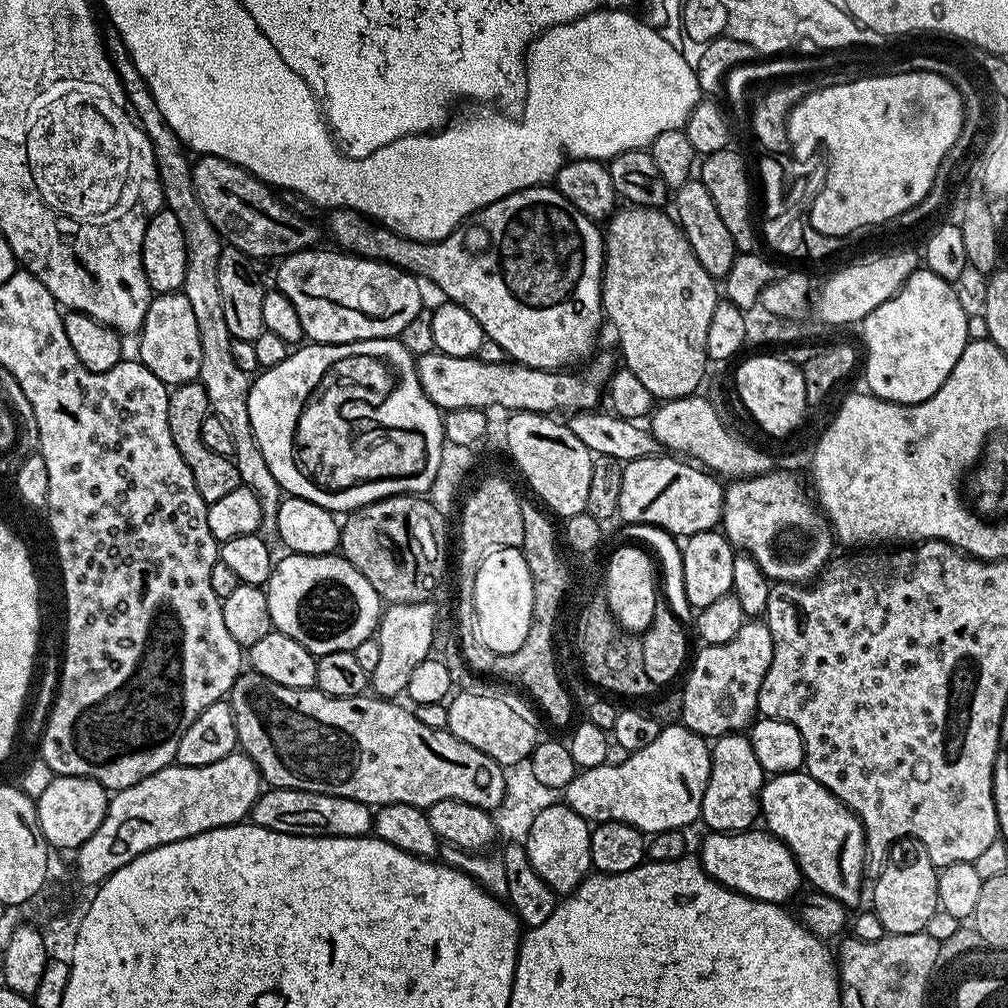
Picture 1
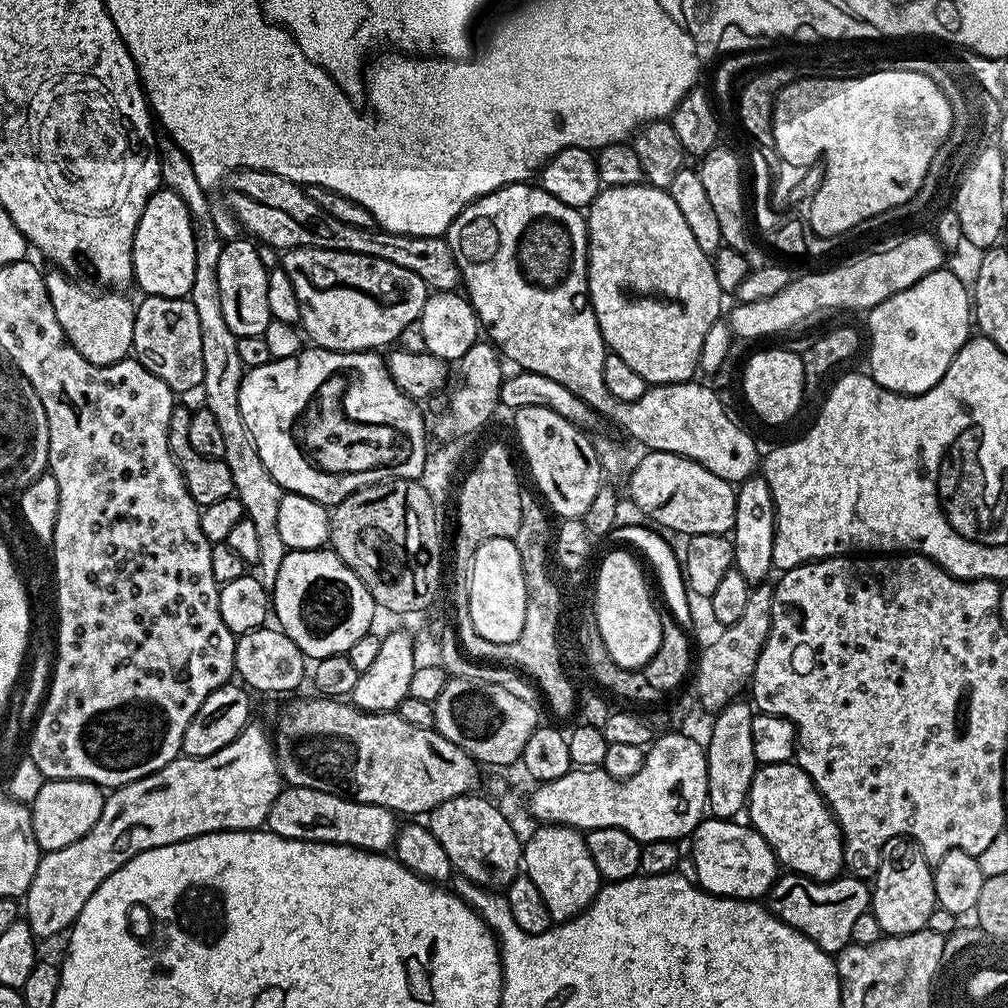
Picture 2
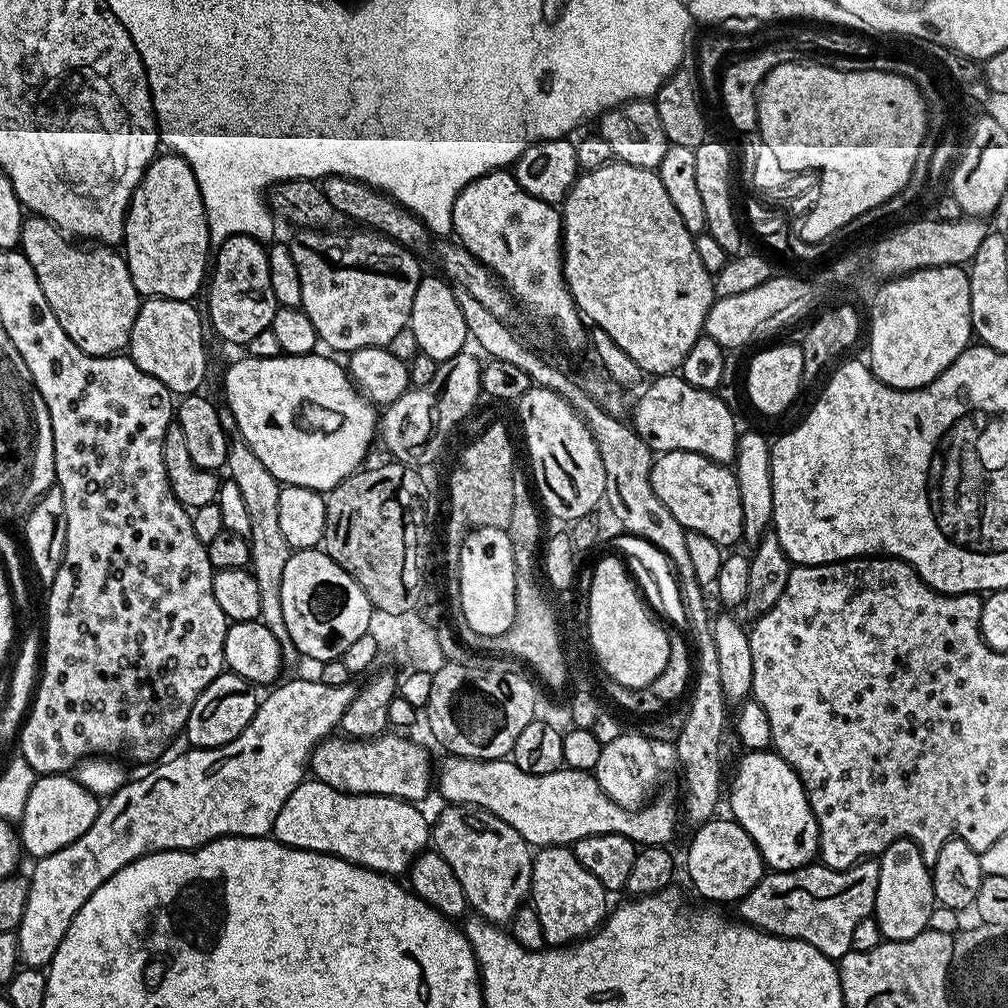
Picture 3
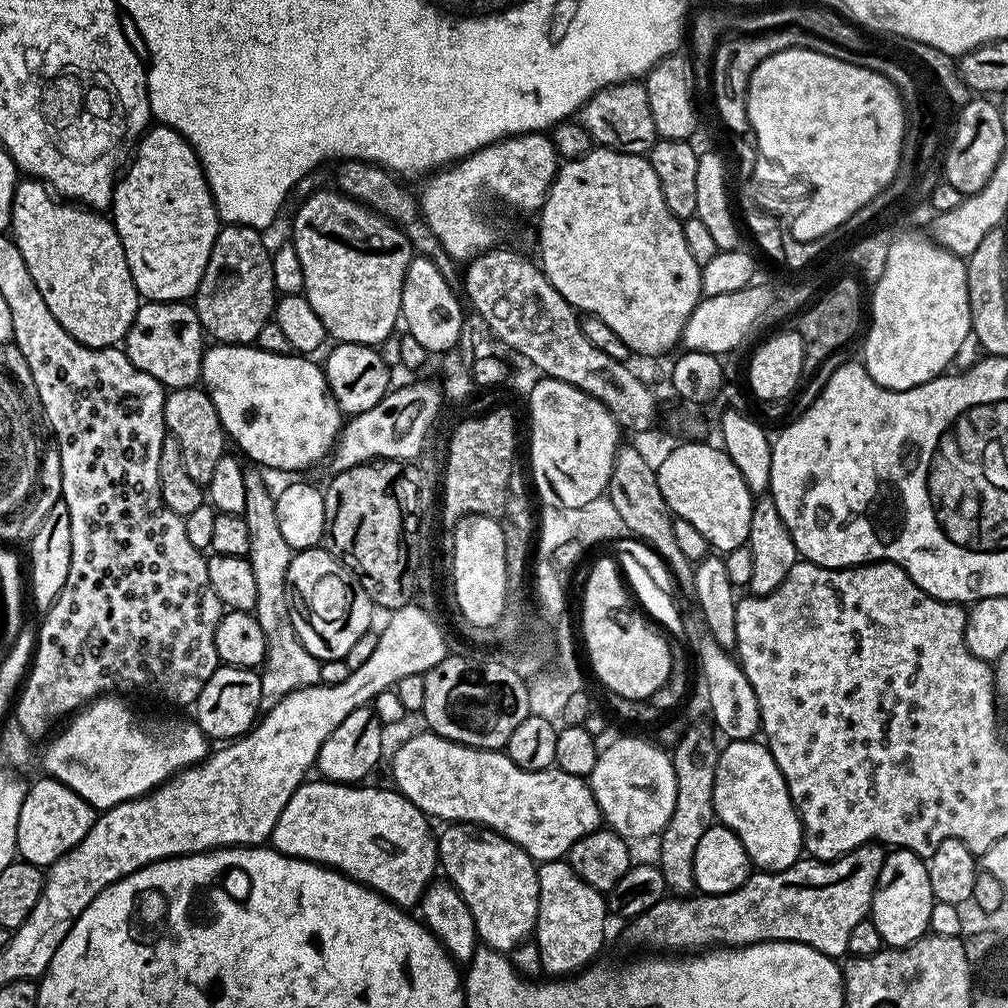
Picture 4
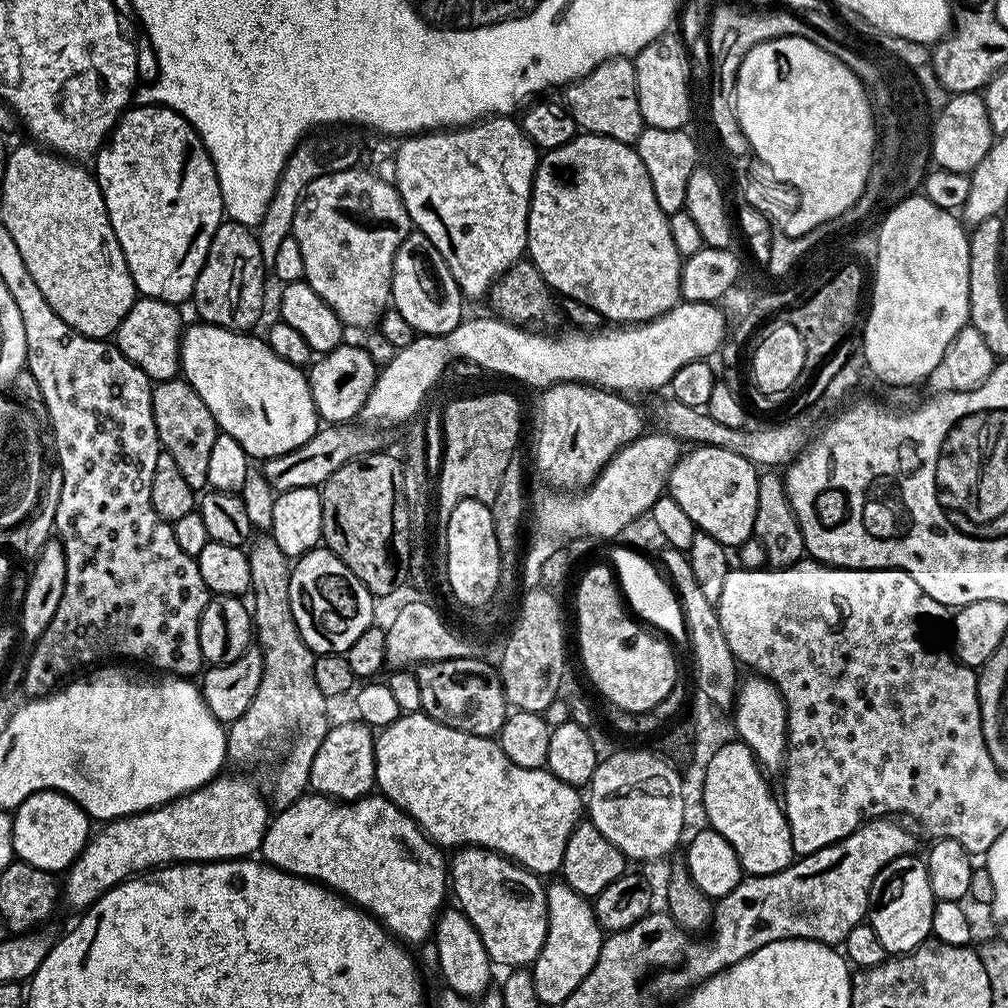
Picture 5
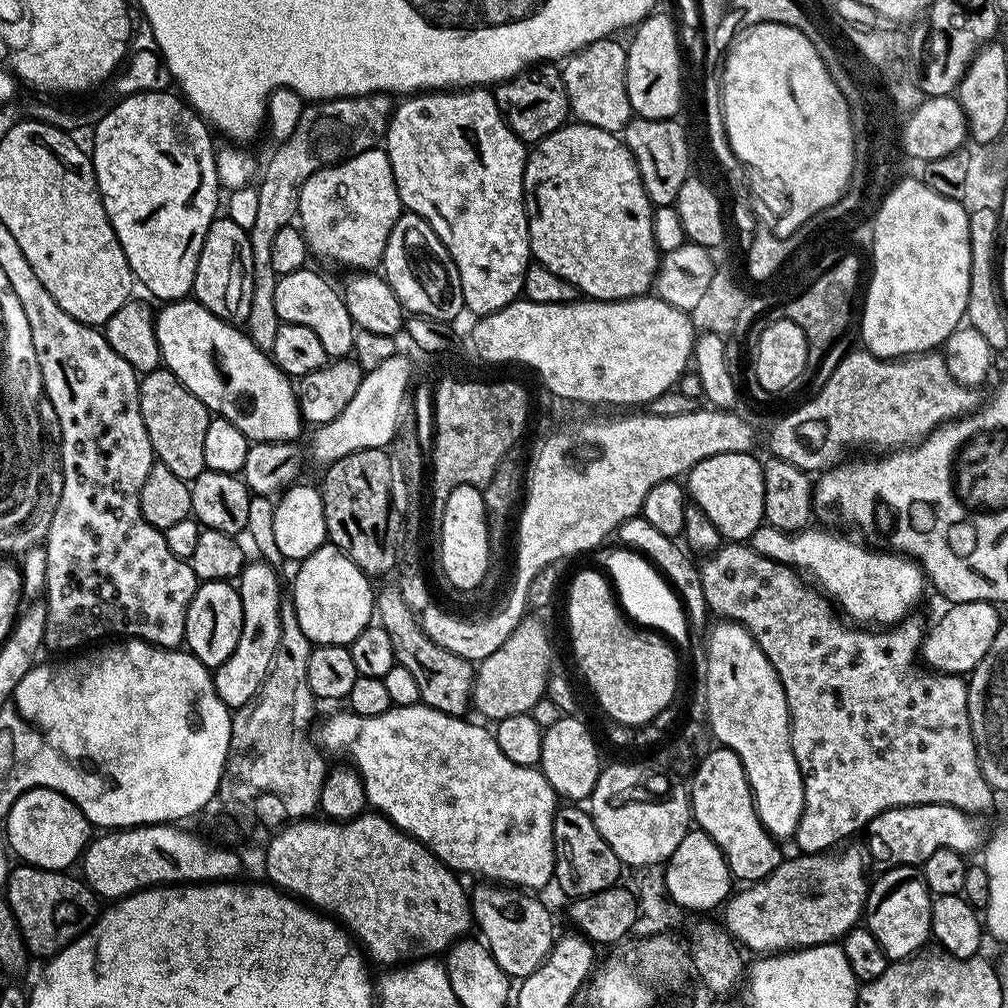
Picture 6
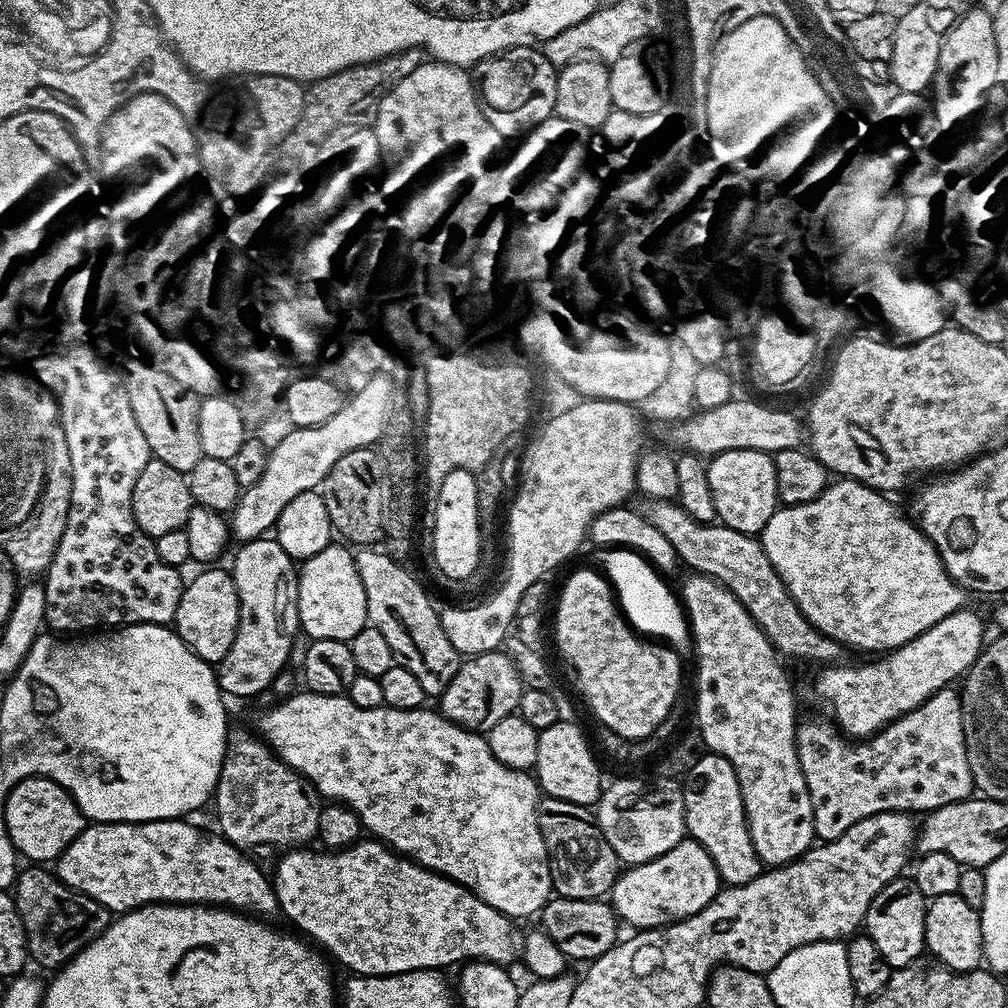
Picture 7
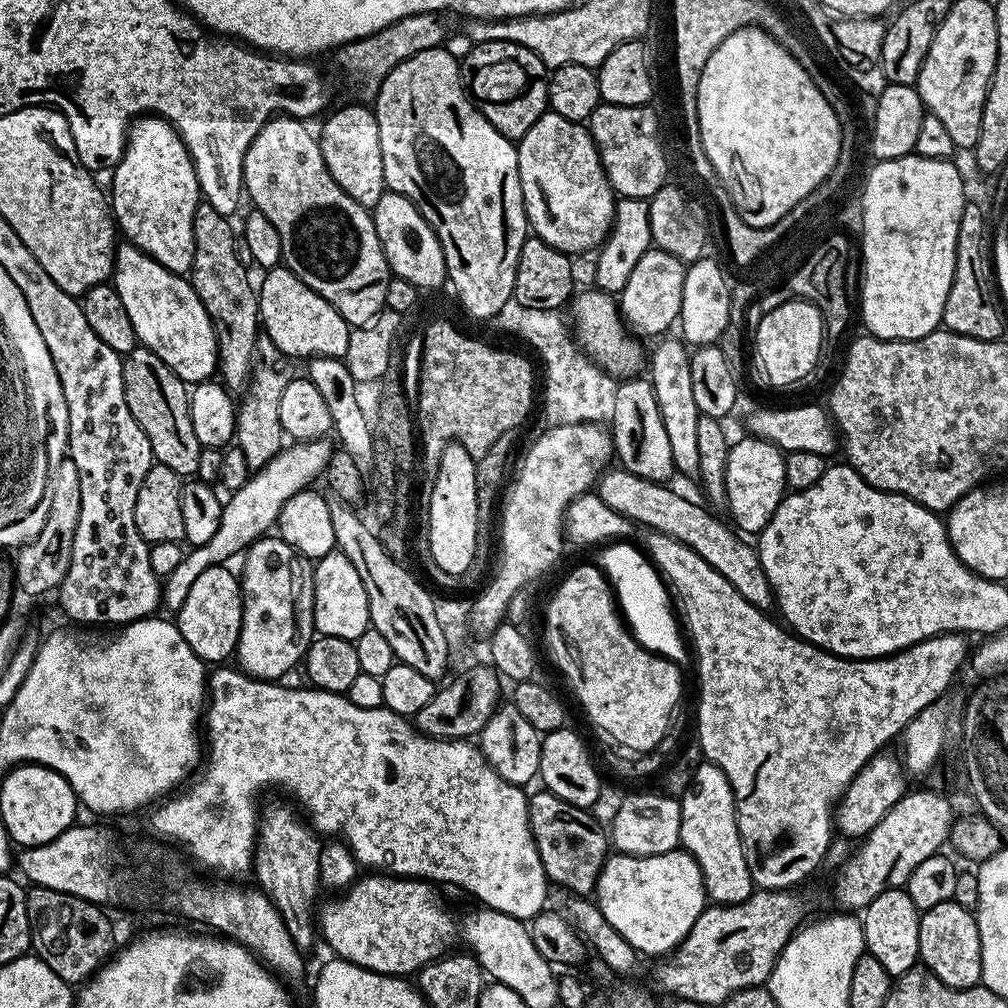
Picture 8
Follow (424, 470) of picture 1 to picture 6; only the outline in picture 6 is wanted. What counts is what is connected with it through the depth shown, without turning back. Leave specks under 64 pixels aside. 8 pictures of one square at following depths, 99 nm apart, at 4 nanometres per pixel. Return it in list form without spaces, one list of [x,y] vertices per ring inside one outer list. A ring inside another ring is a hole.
[[[195,298],[173,300],[161,308],[164,309],[157,311],[155,317],[163,367],[174,373],[182,386],[186,386],[190,394],[194,394],[208,407],[209,413],[215,414],[219,419],[234,422],[234,426],[238,426],[238,430],[242,430],[242,434],[246,434],[250,442],[282,443],[301,439],[302,417],[297,389],[288,375],[272,360],[271,355],[263,352],[253,342],[247,331],[218,318]]]

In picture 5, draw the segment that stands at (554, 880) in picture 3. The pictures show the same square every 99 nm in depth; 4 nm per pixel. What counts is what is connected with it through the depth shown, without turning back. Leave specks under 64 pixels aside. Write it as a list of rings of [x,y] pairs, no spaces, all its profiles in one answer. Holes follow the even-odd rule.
[[[549,883],[548,925],[546,926],[546,942],[542,942],[542,950],[538,958],[532,961],[530,971],[534,978],[534,990],[538,992],[541,1005],[559,1006],[594,970],[594,962],[598,962],[600,947],[604,944],[605,933],[600,927],[593,901],[589,897],[578,894],[569,884]]]

